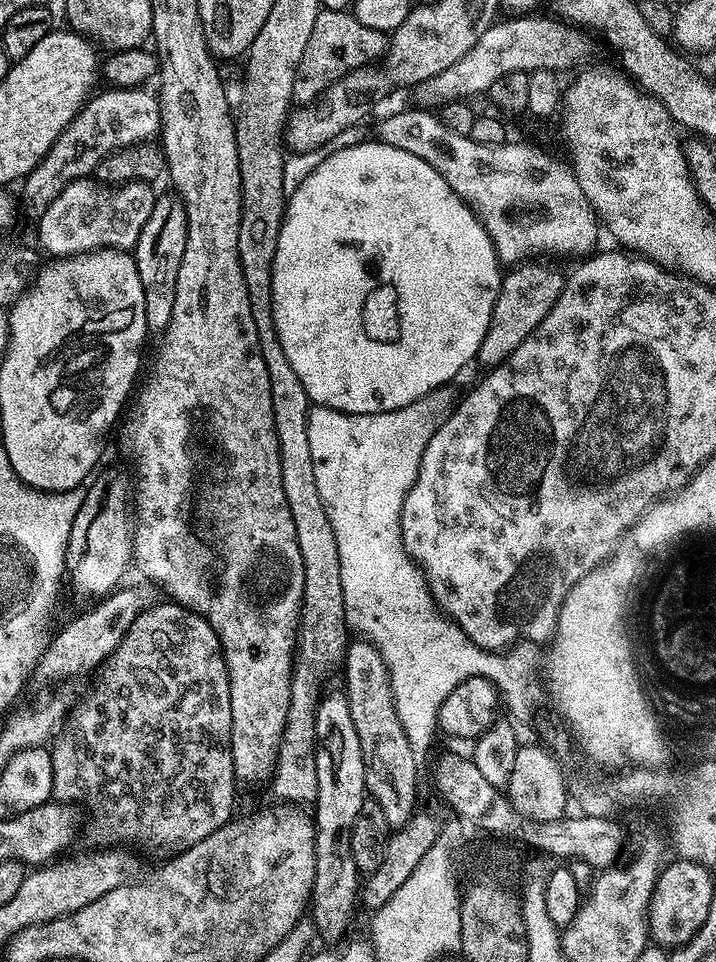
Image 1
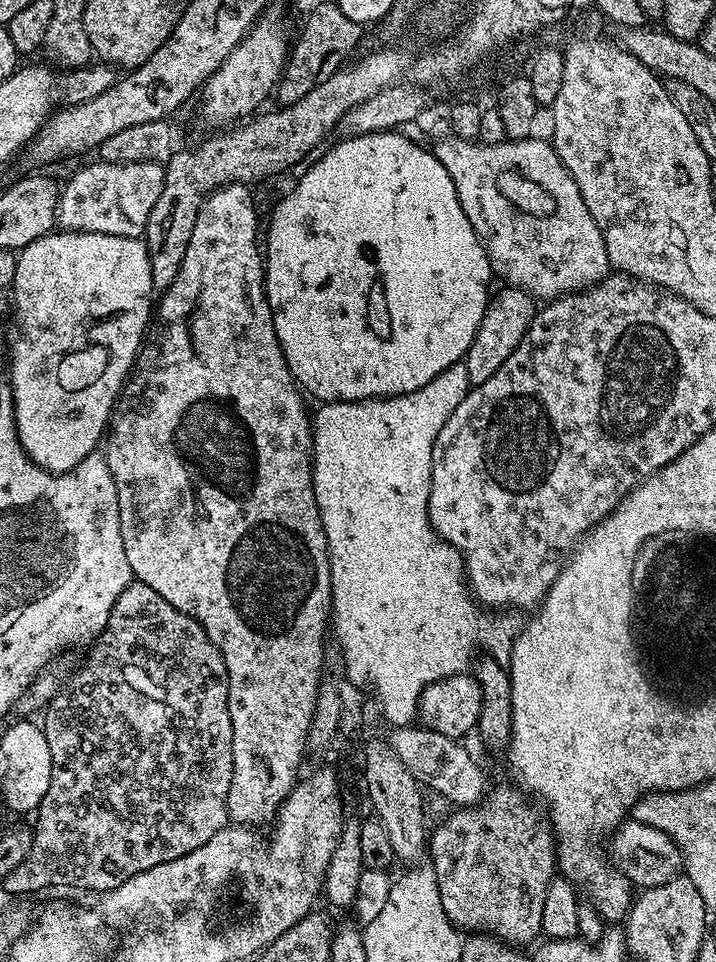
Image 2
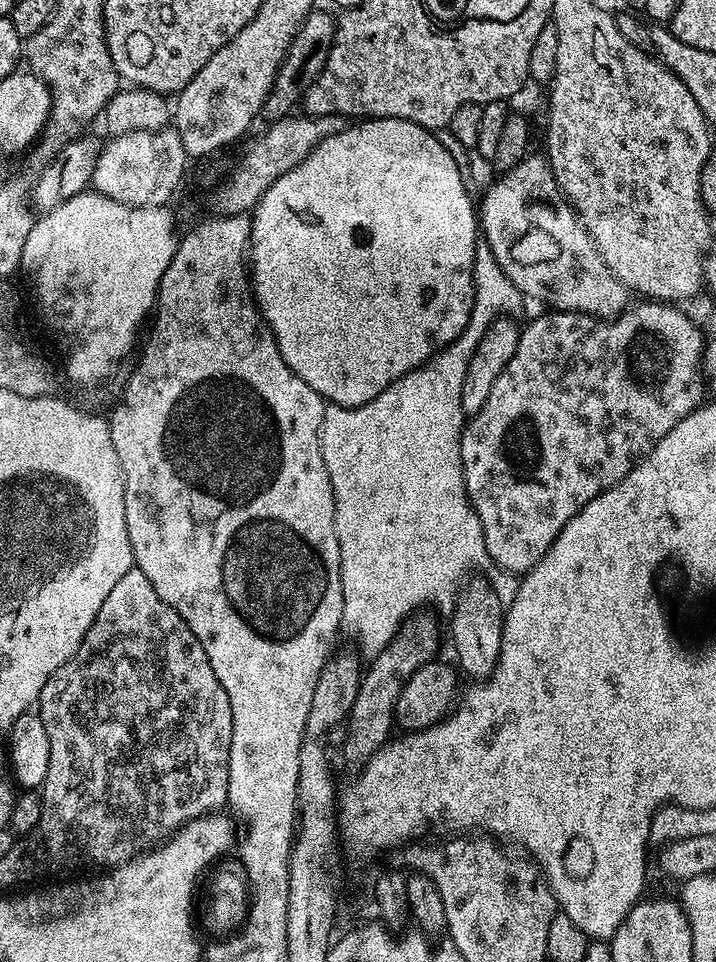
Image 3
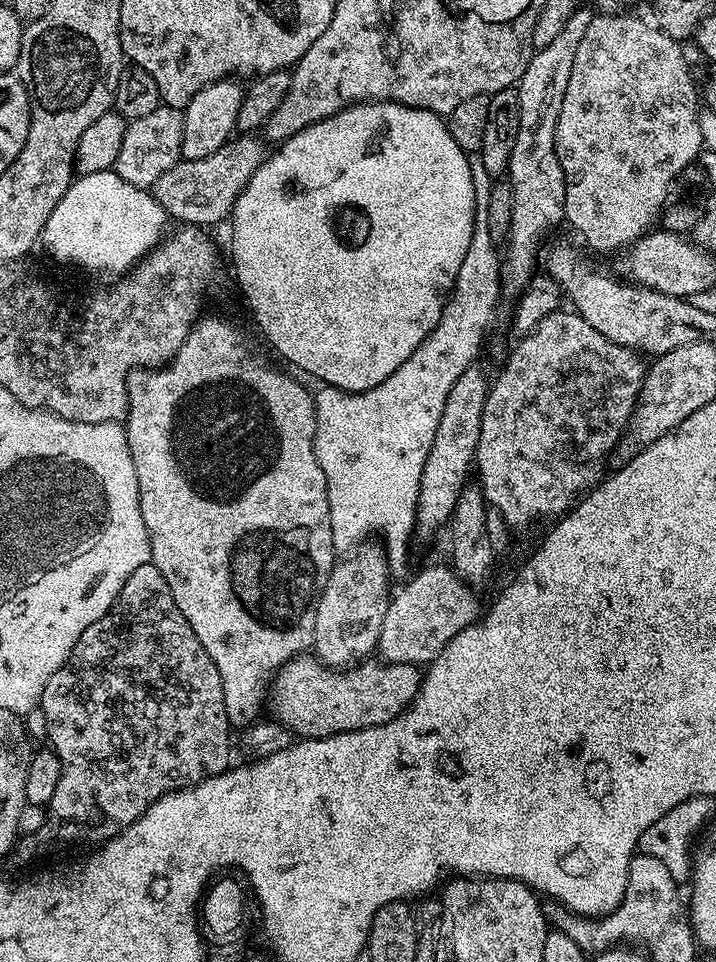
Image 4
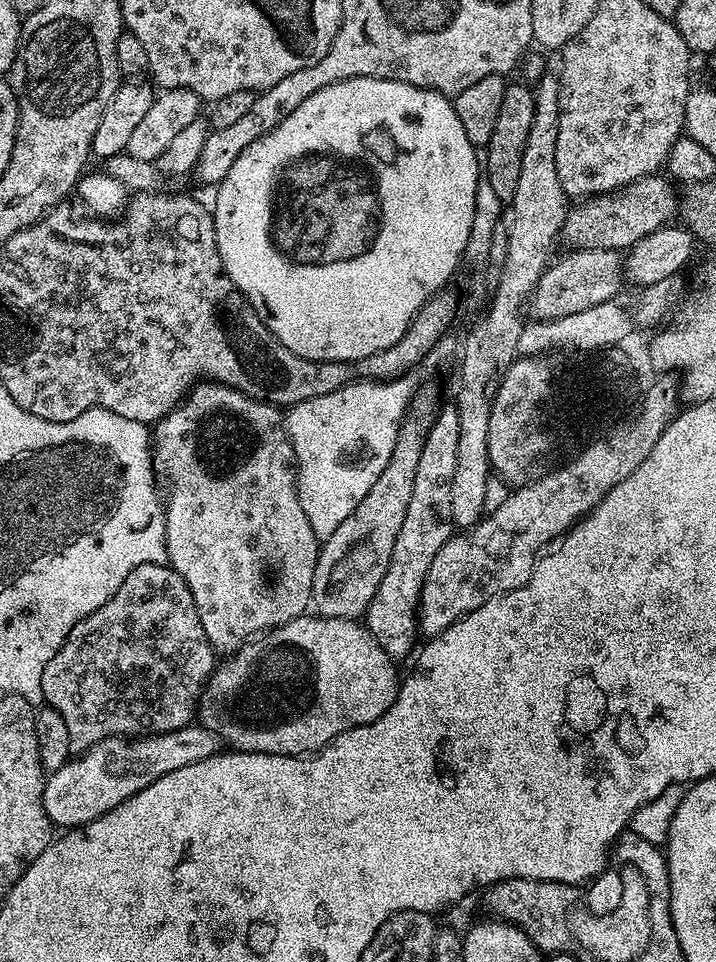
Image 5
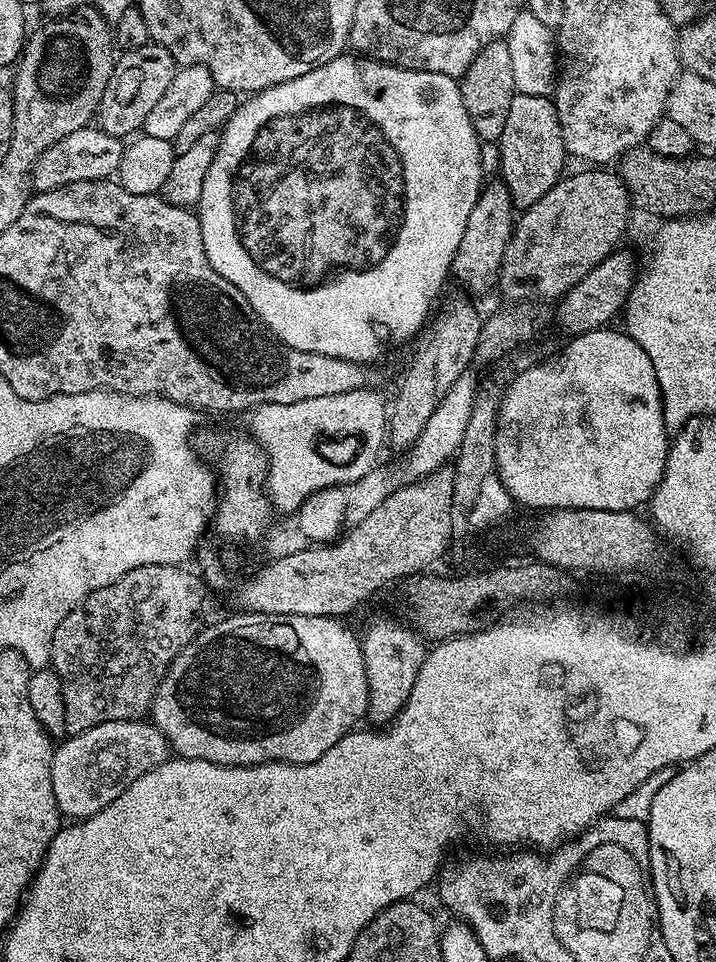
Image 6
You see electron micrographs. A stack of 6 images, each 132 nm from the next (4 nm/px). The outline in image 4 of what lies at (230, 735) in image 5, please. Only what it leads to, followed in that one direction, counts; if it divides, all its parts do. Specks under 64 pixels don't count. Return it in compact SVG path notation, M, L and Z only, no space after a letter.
M301 654L286 661L272 677L266 693L266 708L272 711L270 716L273 721L291 729L297 737L317 740L323 736L333 736L335 732L377 728L395 716L401 716L418 694L421 679L421 669L415 664L389 664L369 658L347 670L337 670L323 664L315 655Z

